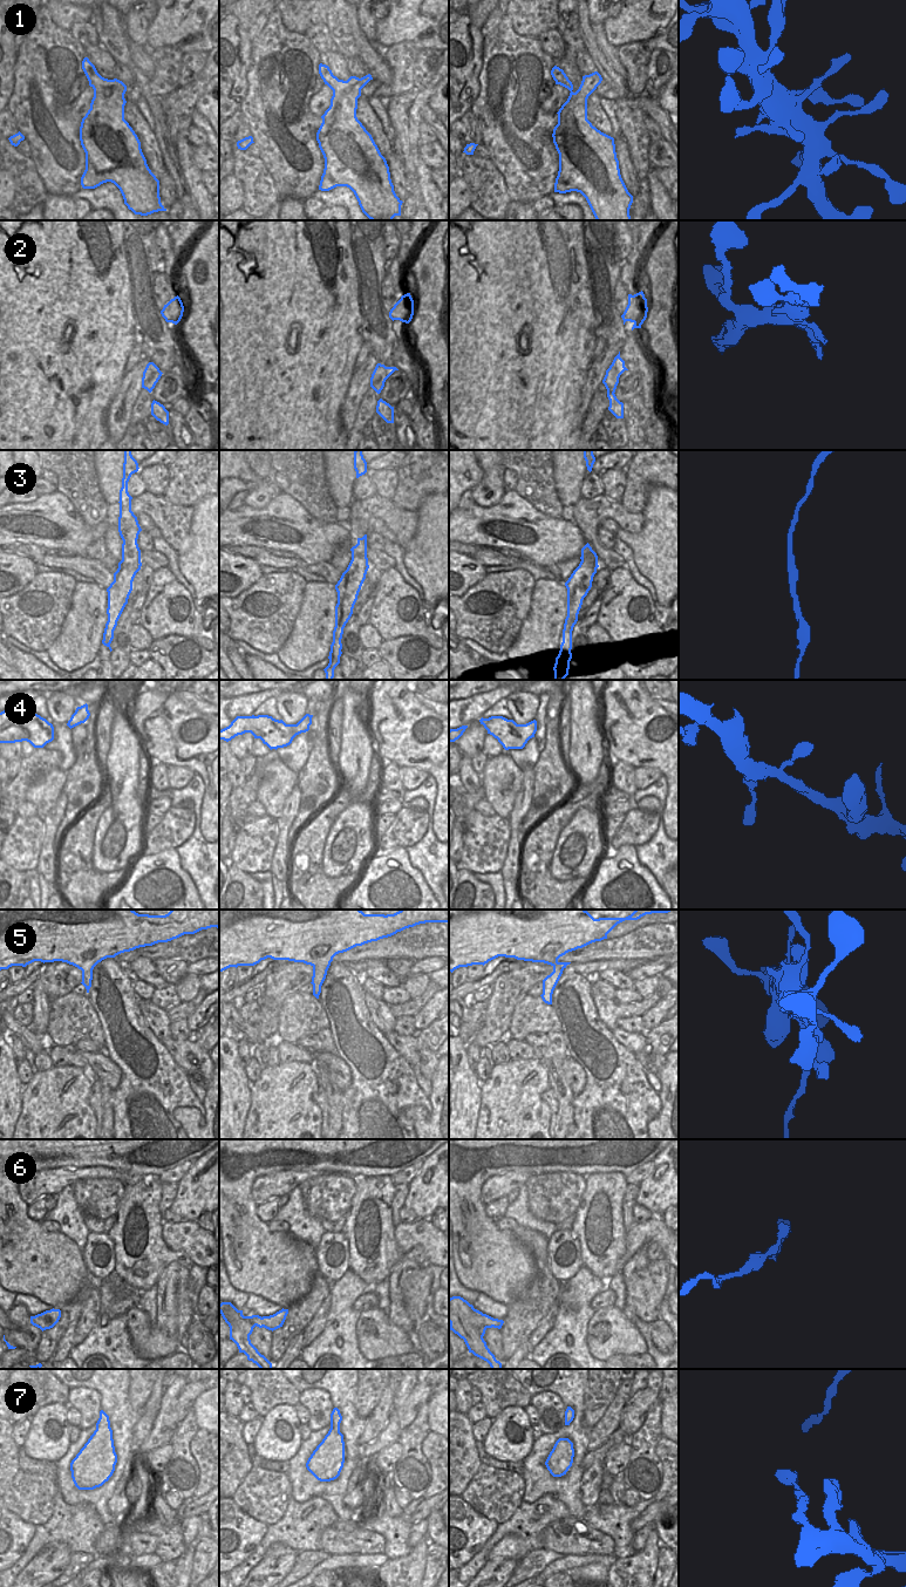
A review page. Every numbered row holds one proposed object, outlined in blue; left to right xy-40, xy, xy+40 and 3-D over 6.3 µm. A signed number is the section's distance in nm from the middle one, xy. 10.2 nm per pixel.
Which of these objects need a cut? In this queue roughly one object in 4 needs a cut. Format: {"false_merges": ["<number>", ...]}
{"false_merges": ["5", "6"]}

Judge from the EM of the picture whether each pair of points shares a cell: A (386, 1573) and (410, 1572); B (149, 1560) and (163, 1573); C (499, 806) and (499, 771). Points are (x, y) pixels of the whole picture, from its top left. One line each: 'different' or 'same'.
A: same
B: different
C: same

